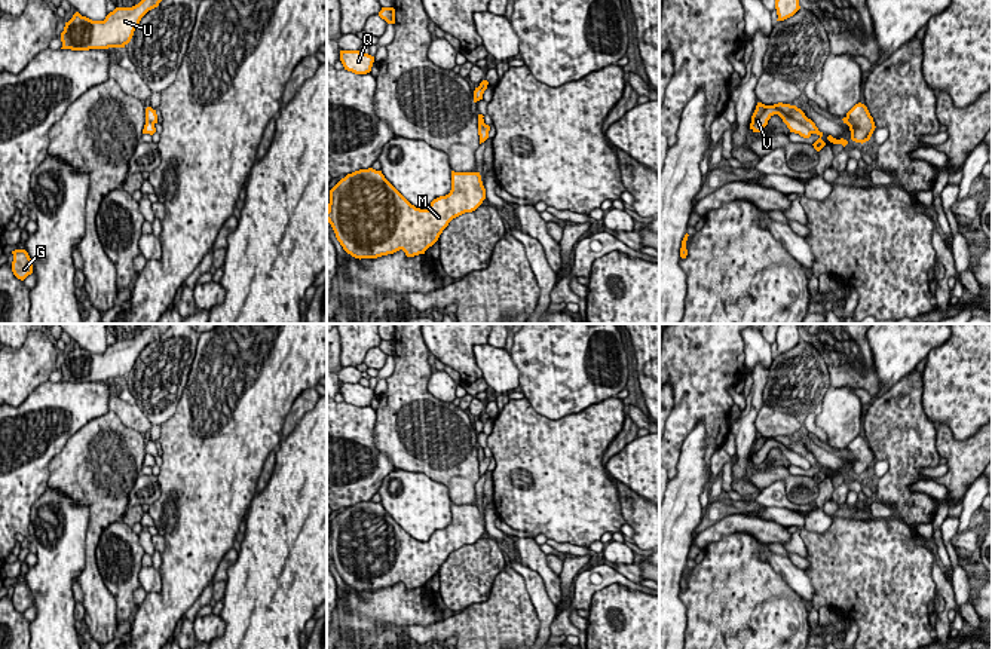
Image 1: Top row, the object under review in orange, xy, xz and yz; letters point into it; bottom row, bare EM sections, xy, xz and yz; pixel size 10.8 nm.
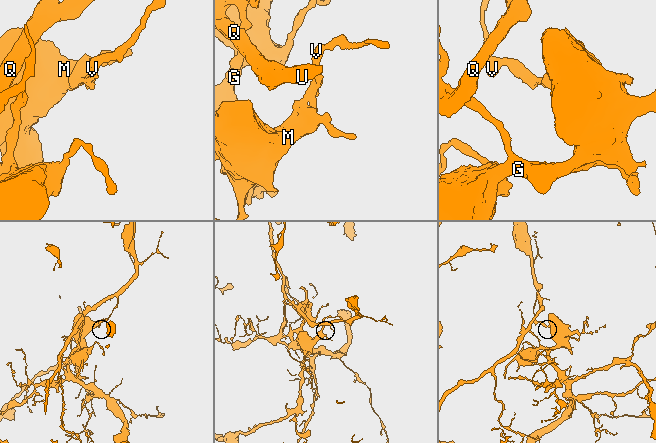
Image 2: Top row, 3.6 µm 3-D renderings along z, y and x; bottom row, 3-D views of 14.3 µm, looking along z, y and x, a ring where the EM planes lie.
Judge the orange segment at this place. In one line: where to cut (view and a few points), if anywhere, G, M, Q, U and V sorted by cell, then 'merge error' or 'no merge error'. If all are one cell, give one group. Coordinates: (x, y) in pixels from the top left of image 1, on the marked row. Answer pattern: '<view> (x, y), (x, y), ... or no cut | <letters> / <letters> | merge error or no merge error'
no cut | G M Q U V | no merge error

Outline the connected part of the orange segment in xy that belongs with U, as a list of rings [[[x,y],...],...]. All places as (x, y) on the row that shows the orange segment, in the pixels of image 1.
[[[141,0],[132,7],[116,7],[104,21],[92,21],[79,12],[65,22],[61,33],[61,49],[89,50],[125,48],[141,18],[151,9],[157,7],[162,0]]]

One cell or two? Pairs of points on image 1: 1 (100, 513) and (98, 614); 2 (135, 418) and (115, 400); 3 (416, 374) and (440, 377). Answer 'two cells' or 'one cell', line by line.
1: one cell
2: one cell
3: two cells

